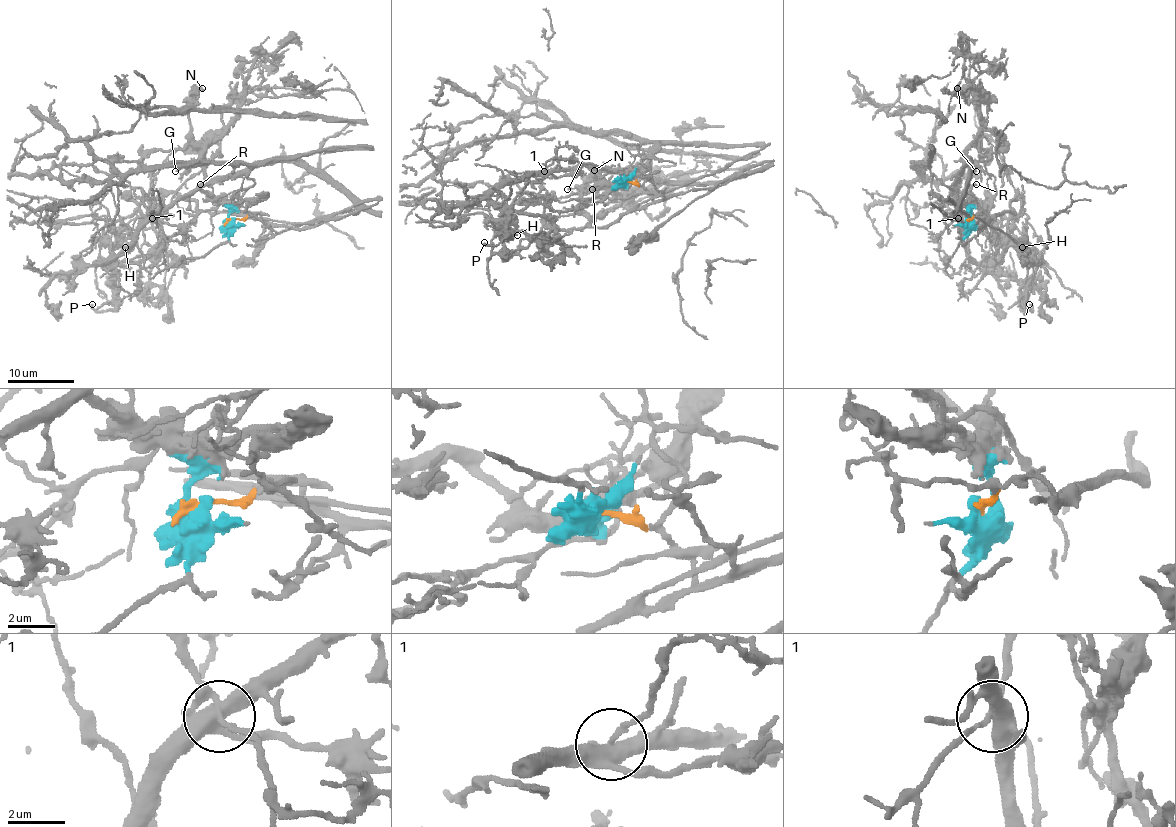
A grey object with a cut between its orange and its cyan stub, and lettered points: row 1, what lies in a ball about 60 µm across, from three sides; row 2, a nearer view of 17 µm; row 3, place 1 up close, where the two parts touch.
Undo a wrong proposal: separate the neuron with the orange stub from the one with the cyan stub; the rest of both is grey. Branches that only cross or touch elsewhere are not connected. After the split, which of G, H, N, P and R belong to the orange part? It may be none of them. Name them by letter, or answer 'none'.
none

